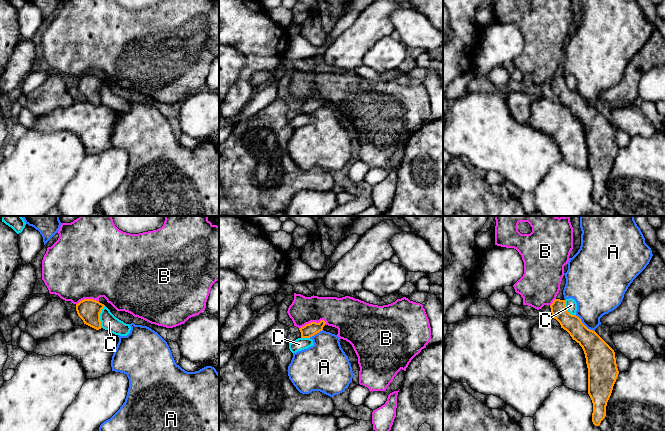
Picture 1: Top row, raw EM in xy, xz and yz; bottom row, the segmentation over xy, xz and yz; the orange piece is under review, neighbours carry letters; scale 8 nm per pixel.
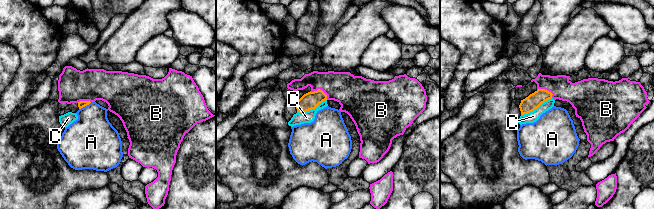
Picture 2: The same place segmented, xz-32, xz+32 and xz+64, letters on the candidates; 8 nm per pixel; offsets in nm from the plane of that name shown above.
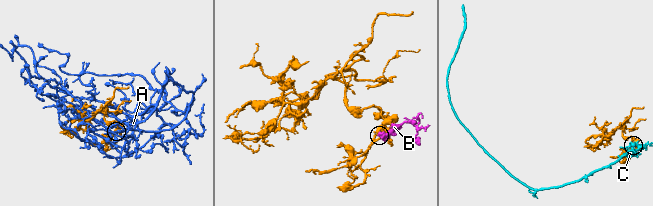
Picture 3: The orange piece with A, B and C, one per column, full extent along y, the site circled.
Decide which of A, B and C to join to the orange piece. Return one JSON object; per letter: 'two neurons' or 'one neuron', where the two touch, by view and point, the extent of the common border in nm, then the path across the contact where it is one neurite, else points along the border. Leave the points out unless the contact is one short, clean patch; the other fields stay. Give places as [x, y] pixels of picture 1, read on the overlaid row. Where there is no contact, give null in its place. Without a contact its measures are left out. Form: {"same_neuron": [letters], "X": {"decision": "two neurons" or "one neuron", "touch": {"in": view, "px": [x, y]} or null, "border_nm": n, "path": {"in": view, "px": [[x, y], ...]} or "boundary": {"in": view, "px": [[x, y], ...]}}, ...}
{"same_neuron": ["B"], "A": {"decision": "two neurons", "touch": {"in": "yz", "px": [583, 324]}, "border_nm": 200}, "B": {"decision": "one neuron", "touch": {"in": "xz", "px": [312, 322]}, "border_nm": 220, "path": {"in": "xz", "px": [[309, 330], [312, 322], [321, 313], [341, 313]]}}, "C": {"decision": "two neurons", "touch": {"in": "xy", "px": [99, 316]}, "border_nm": 190, "boundary": {"in": "xy", "px": [[104, 305], [100, 313], [100, 327]]}}}

